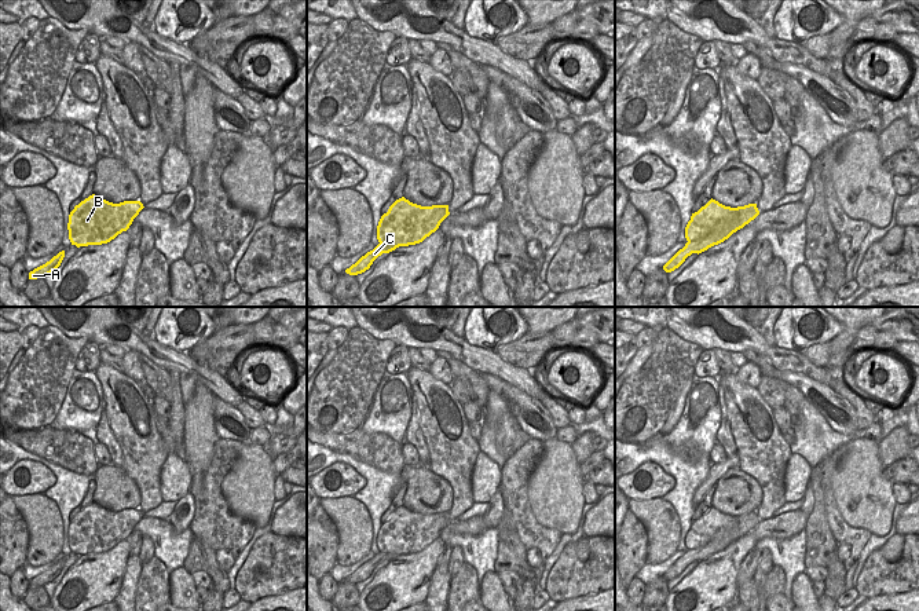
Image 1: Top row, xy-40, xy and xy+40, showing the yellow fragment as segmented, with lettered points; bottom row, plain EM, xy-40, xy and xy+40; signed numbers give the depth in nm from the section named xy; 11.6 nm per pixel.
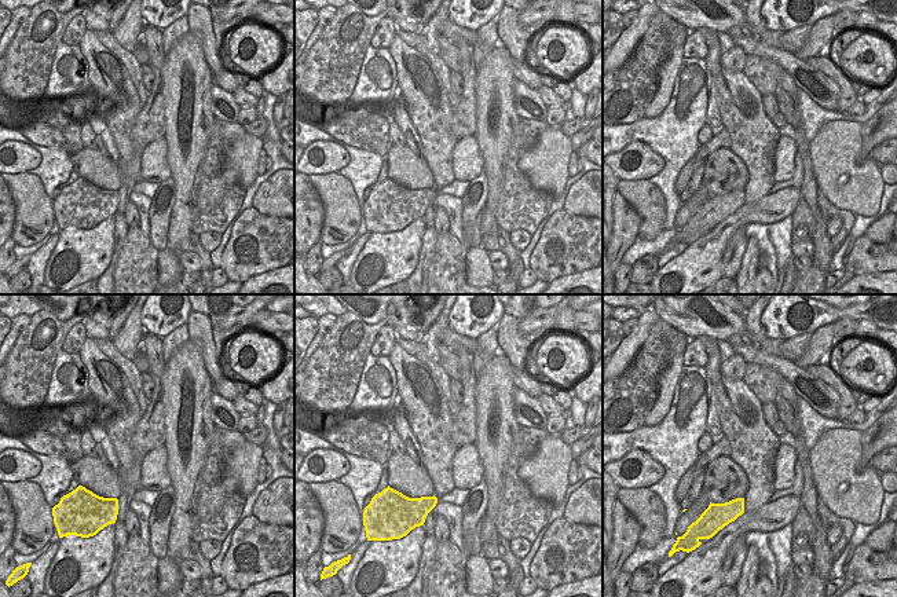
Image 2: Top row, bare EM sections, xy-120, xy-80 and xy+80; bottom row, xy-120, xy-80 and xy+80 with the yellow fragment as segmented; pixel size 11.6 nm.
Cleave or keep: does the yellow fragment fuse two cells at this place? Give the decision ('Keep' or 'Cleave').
Cleave

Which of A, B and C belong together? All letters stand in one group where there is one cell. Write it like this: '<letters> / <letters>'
A C / B

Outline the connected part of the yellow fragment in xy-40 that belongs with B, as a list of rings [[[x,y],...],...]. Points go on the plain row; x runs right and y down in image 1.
[[[92,502],[70,520],[69,548],[76,555],[107,552],[127,539],[143,516],[140,509],[113,512]]]

